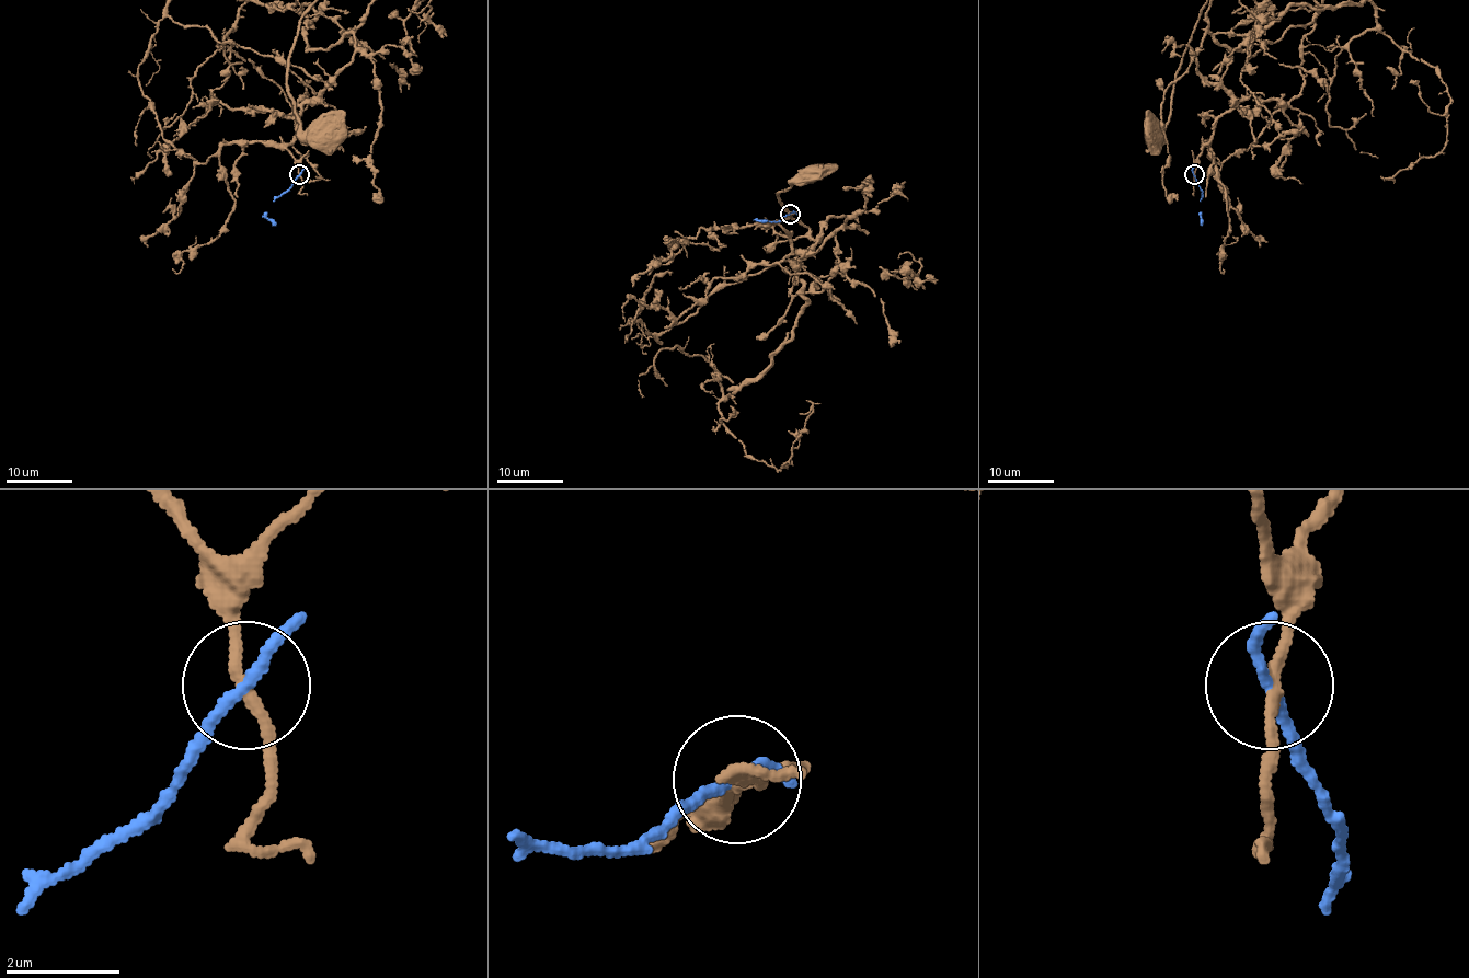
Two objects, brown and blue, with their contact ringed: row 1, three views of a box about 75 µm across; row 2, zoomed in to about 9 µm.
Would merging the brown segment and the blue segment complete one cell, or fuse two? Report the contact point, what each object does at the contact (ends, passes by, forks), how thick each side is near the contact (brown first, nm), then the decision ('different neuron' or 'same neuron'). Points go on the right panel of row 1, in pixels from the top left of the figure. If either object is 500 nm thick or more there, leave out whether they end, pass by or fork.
place (1194, 174); brown passes by; blue passes by; calibres 190 and 180 nm; different neuron

